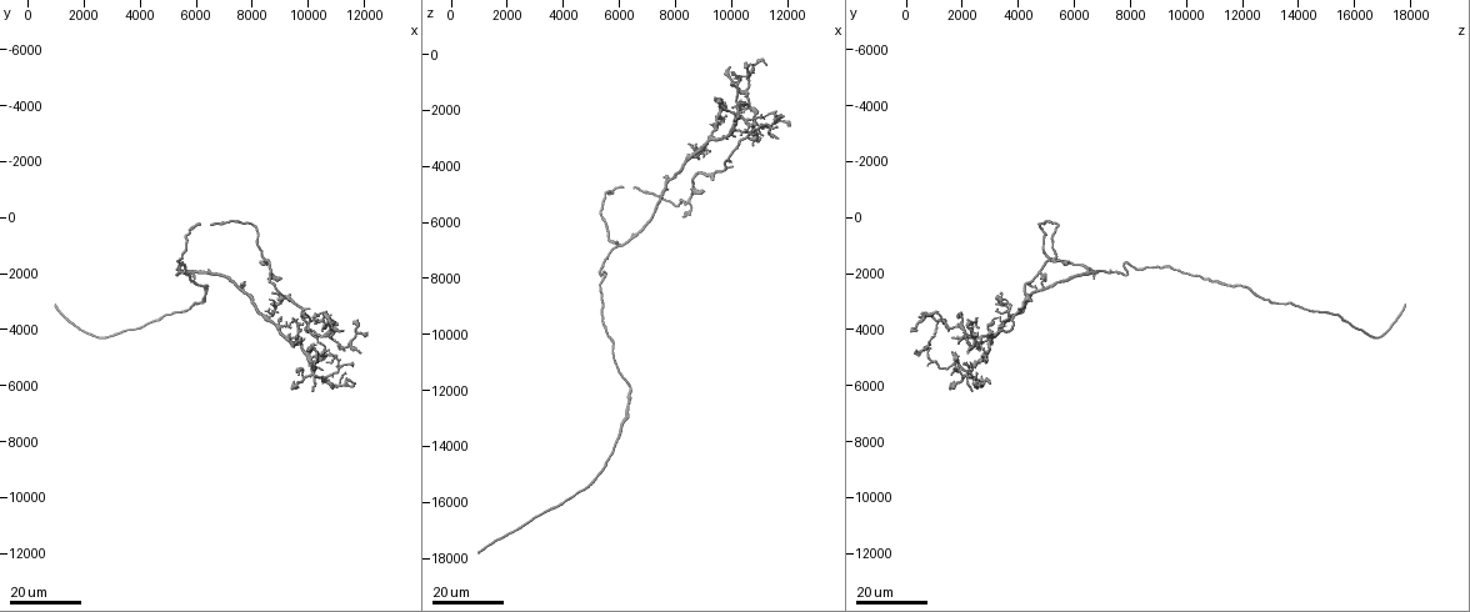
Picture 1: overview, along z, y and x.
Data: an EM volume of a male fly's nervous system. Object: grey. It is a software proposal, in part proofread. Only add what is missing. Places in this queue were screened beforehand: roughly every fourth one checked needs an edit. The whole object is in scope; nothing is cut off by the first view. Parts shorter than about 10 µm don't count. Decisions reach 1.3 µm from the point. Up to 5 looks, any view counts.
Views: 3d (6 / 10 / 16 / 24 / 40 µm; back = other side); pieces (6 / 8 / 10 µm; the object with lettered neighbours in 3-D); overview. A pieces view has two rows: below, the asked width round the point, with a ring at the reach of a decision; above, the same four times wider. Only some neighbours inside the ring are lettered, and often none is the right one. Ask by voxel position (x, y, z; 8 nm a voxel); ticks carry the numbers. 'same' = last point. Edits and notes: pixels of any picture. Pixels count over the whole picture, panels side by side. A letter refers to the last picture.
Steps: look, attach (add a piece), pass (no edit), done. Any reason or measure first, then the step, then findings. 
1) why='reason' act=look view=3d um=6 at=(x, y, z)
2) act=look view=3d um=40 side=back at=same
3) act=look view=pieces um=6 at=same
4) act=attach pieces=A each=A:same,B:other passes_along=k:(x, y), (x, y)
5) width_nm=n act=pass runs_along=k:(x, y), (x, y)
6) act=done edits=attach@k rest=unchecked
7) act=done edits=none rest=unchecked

why='end of a long branch' act=look view=3d um=16 at=(1100, 3200, 17700)

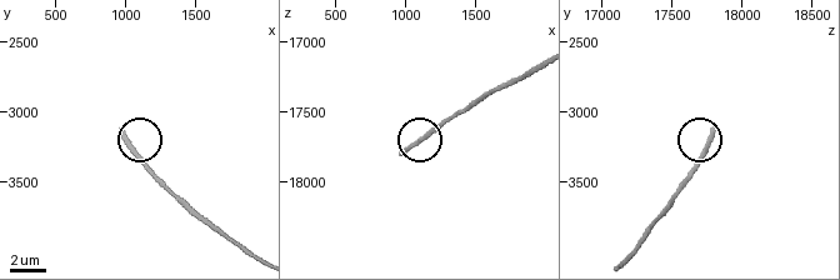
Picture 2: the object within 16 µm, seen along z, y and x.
act=look view=pieces um=6 at=(980, 3140, 17800)

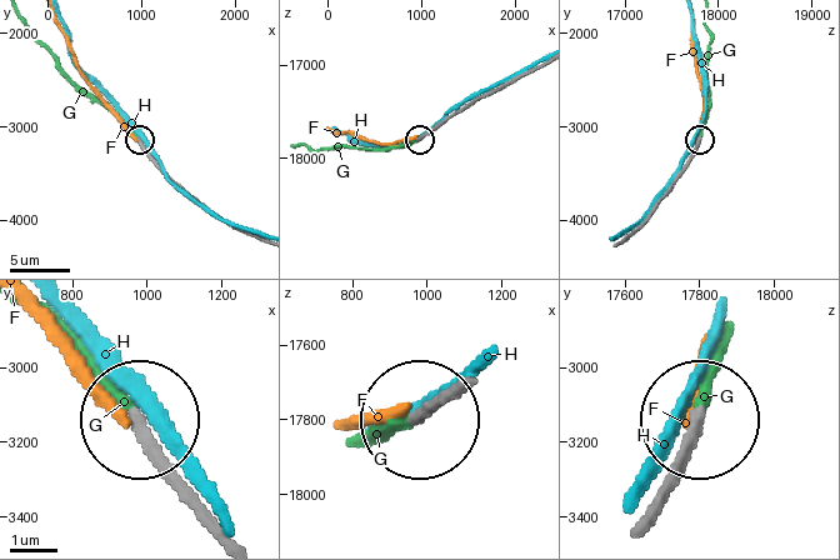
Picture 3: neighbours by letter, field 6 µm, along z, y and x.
act=attach pieces=G each=F:other,G:same,H:other passes_along=3:(460, 385), (409, 425), (373, 429) found='it goes on there'

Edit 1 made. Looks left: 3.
act=look view=overview

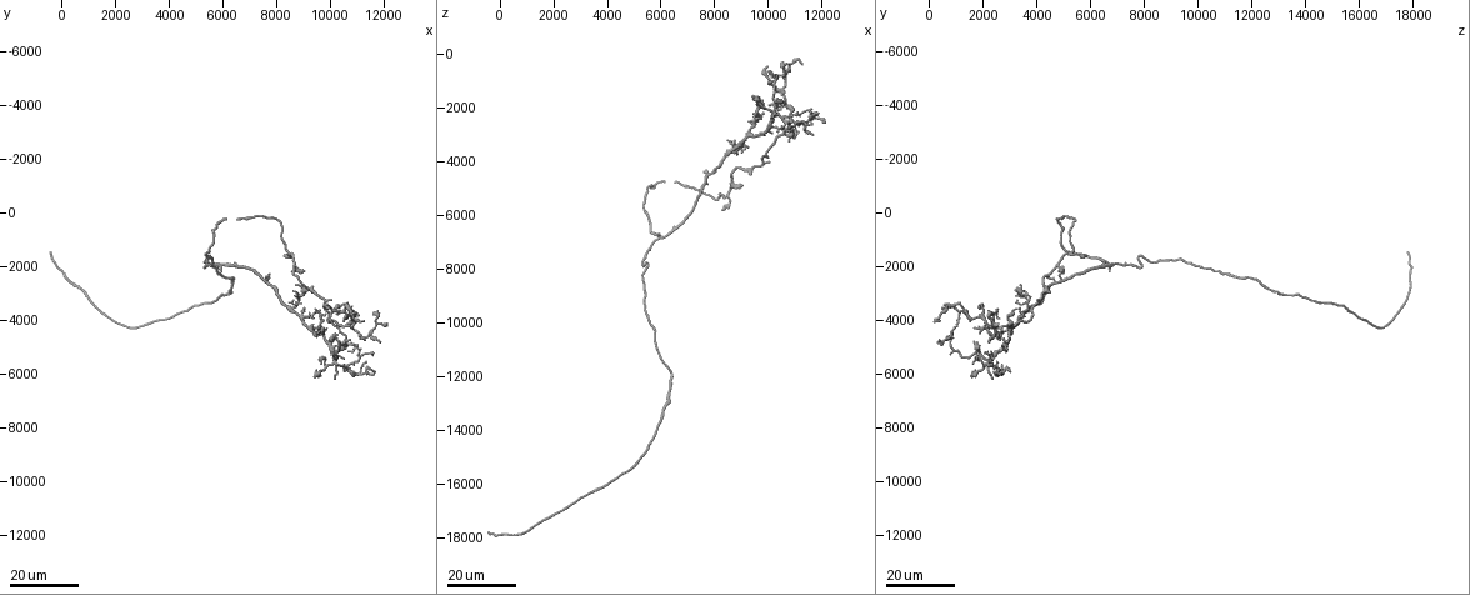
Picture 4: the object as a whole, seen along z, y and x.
why='free end' act=look view=3d um=24 at=(-500, 1500, 17800)

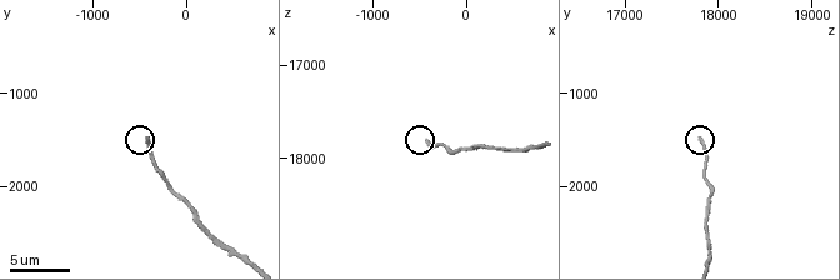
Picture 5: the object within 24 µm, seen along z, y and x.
act=look view=pieces um=6 at=(-400, 1500, 17800)

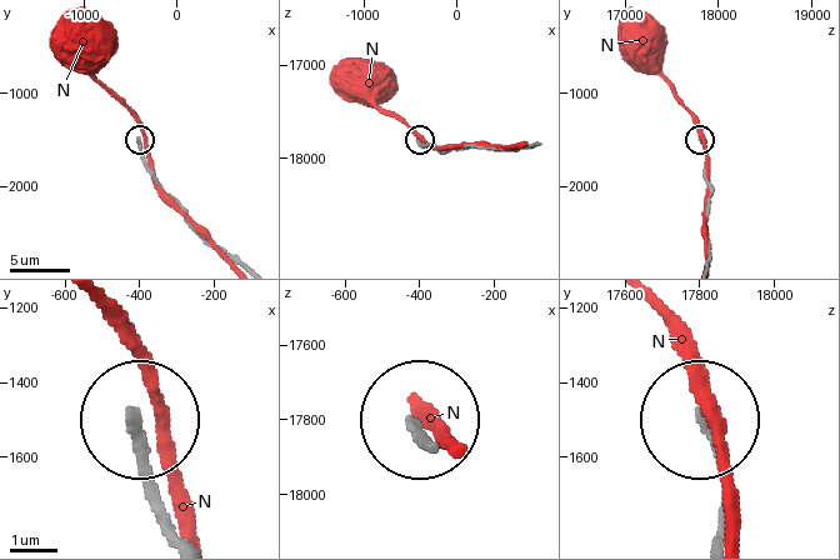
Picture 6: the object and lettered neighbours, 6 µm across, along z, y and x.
act=pass each=N:other found='no lettered piece goes on from it'

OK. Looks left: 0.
act=done edits=attach@3 rest=unchecked

